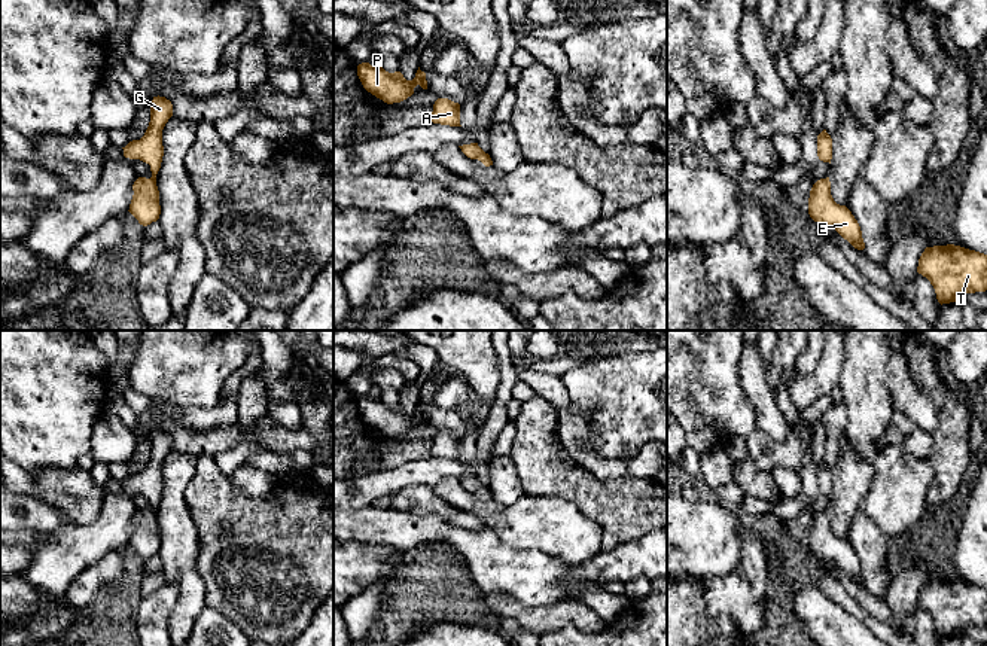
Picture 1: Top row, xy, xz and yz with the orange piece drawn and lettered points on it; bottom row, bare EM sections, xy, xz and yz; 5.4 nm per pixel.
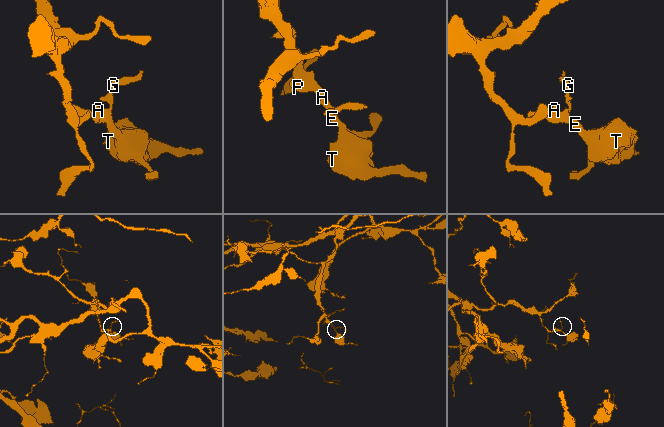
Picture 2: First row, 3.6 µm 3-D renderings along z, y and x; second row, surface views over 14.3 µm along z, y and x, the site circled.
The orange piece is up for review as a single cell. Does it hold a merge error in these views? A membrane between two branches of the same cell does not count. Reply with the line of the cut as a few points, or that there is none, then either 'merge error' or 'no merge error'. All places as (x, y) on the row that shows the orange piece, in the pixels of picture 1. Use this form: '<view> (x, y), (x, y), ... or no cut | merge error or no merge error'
no cut | no merge error

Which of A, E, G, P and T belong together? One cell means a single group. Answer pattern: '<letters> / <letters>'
A E G P T

